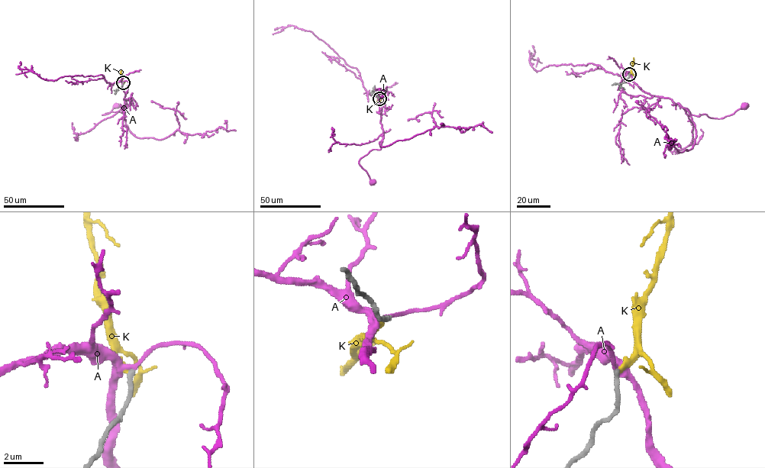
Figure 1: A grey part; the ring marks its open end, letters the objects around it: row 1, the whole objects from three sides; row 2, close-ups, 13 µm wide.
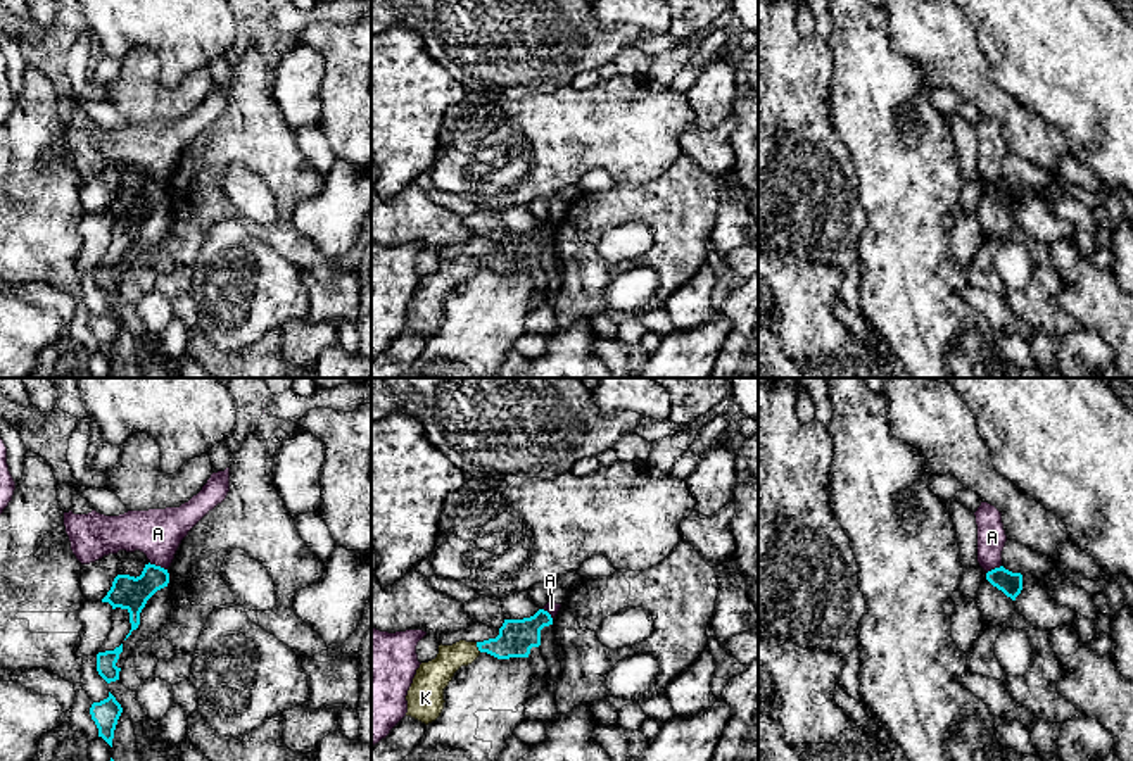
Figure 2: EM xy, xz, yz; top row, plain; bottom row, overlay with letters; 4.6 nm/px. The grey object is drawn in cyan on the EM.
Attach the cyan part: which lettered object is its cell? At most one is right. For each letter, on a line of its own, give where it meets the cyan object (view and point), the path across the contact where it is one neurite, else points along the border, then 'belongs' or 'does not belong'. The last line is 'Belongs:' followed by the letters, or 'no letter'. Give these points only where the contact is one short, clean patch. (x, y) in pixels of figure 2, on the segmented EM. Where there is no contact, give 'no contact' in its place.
A: contact xy (158, 566); border xy (149, 563), (166, 570); does not belong
K: contact xz (477, 646); way xz (517, 637), (505, 646), (477, 646), (456, 654), (434, 677); belongs
Belongs: K

